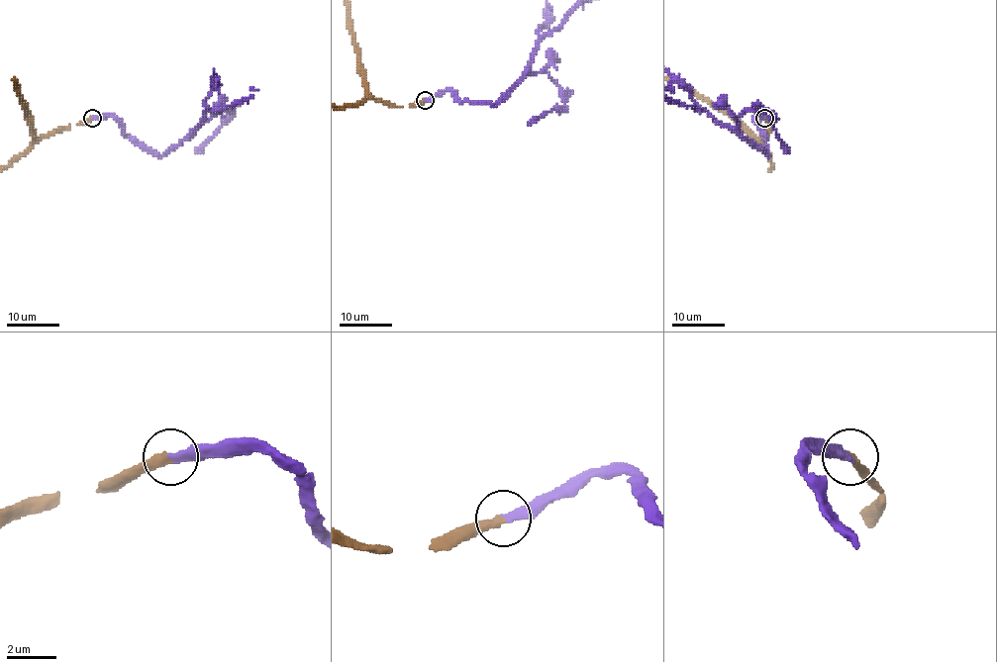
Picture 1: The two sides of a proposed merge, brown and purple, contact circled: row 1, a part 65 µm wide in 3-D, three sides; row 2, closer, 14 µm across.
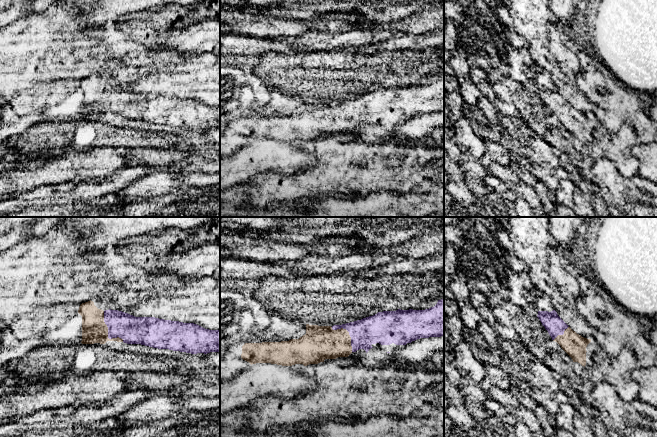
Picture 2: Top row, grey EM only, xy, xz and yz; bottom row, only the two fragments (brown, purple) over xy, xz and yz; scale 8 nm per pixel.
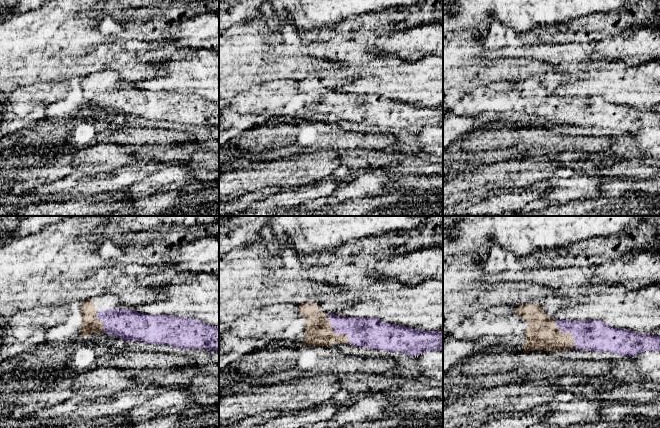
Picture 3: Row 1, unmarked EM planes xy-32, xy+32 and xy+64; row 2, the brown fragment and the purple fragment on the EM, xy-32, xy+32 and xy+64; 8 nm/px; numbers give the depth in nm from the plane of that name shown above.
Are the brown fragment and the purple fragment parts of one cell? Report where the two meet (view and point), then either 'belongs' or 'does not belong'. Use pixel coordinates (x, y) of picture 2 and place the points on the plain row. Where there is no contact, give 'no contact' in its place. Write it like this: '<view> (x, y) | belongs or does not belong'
xy (107, 108) | belongs

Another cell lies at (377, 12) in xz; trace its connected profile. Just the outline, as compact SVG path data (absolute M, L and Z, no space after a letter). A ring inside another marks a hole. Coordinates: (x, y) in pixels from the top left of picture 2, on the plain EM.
M358 0L358 3L353 12L375 26L388 26L391 22L444 6L444 0Z

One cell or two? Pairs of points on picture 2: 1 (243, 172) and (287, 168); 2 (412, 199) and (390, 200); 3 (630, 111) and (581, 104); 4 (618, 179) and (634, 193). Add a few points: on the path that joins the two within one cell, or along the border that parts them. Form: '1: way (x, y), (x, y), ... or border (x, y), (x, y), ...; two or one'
1: way (254, 164), (276, 164); one
2: way (407, 200), (395, 200); one
3: border (575, 83), (590, 101); two
4: way (622, 183), (630, 191); one

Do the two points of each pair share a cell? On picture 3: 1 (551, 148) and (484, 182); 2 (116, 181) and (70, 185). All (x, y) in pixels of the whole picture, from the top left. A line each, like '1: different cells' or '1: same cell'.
1: different cells
2: same cell

